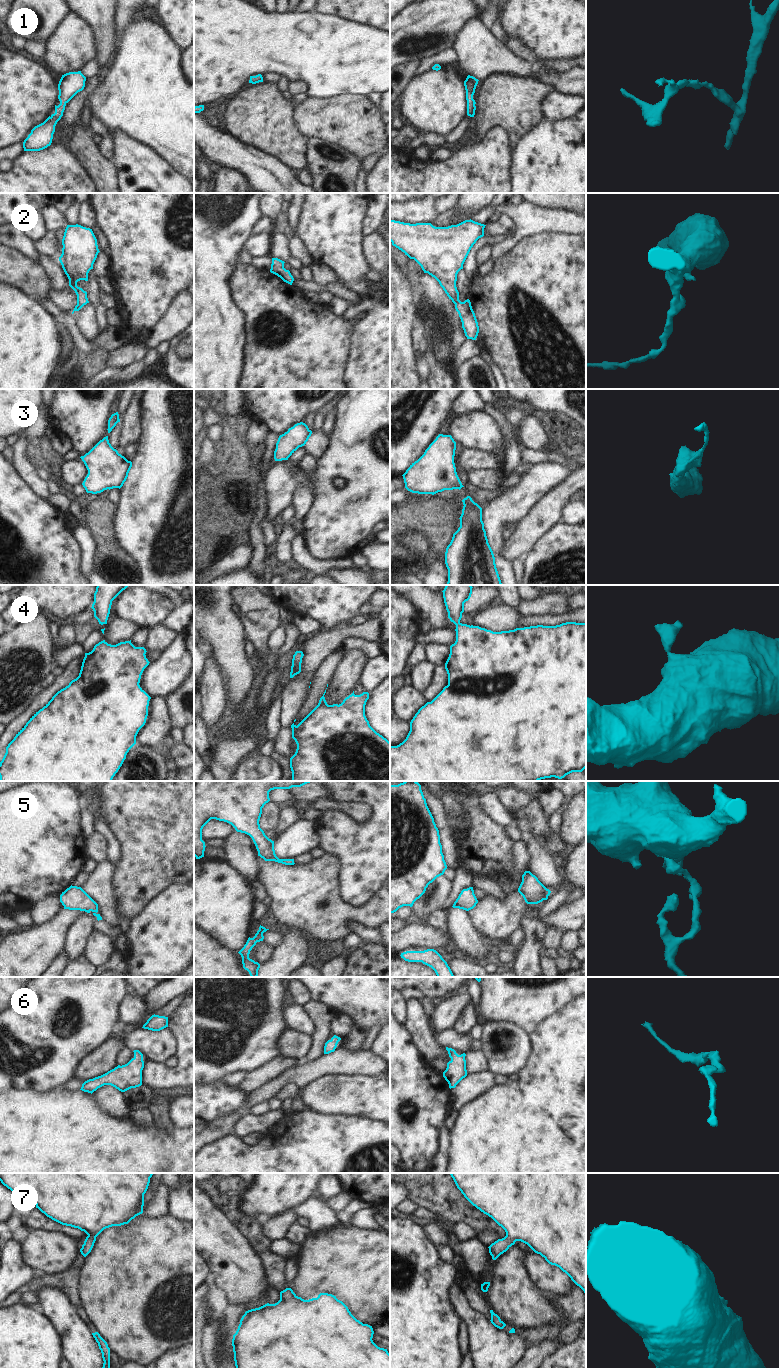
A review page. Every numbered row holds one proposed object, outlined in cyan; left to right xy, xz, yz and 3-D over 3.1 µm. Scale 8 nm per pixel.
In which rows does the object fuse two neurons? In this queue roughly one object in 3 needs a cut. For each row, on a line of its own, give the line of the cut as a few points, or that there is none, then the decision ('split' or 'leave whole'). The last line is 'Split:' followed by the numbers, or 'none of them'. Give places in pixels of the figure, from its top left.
1: cut none; leave whole
2: cut none; leave whole
3: cut none; leave whole
4: cut none; leave whole
5: cut none; leave whole
6: cut none; leave whole
7: cut none; leave whole
Split: none of them

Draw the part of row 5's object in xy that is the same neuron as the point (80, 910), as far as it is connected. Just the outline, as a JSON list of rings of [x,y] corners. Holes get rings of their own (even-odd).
[[[70,886],[60,895],[60,902],[64,909],[80,910],[87,913],[93,912],[97,920],[102,920],[98,914],[98,904],[81,888],[77,886]]]

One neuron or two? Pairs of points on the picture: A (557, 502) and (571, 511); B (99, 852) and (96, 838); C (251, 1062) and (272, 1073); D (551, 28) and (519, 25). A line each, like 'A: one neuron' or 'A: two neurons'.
A: two neurons
B: one neuron
C: two neurons
D: one neuron

